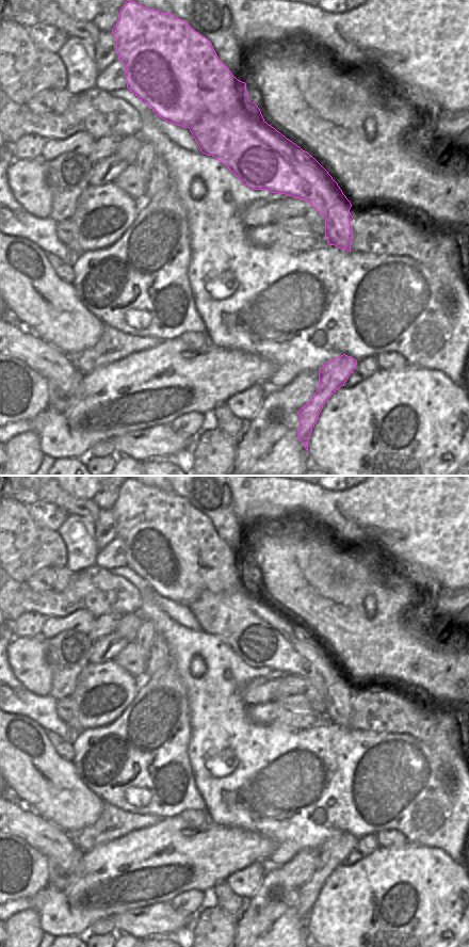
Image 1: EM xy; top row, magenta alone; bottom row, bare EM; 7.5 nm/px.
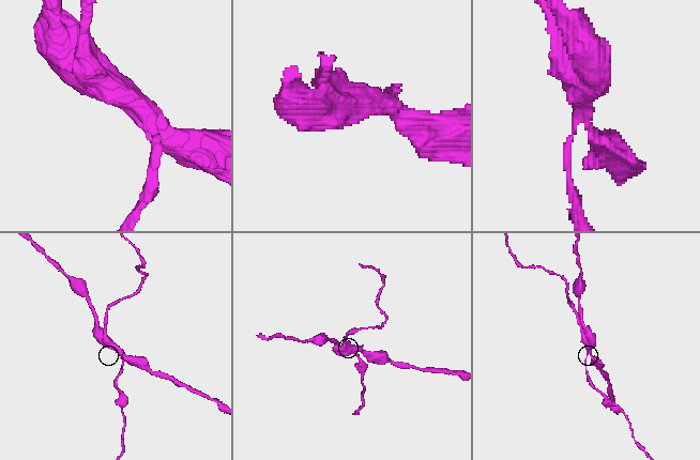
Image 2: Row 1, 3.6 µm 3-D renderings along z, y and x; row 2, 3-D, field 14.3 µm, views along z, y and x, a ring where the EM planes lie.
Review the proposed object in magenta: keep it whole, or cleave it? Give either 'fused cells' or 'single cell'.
fused cells

